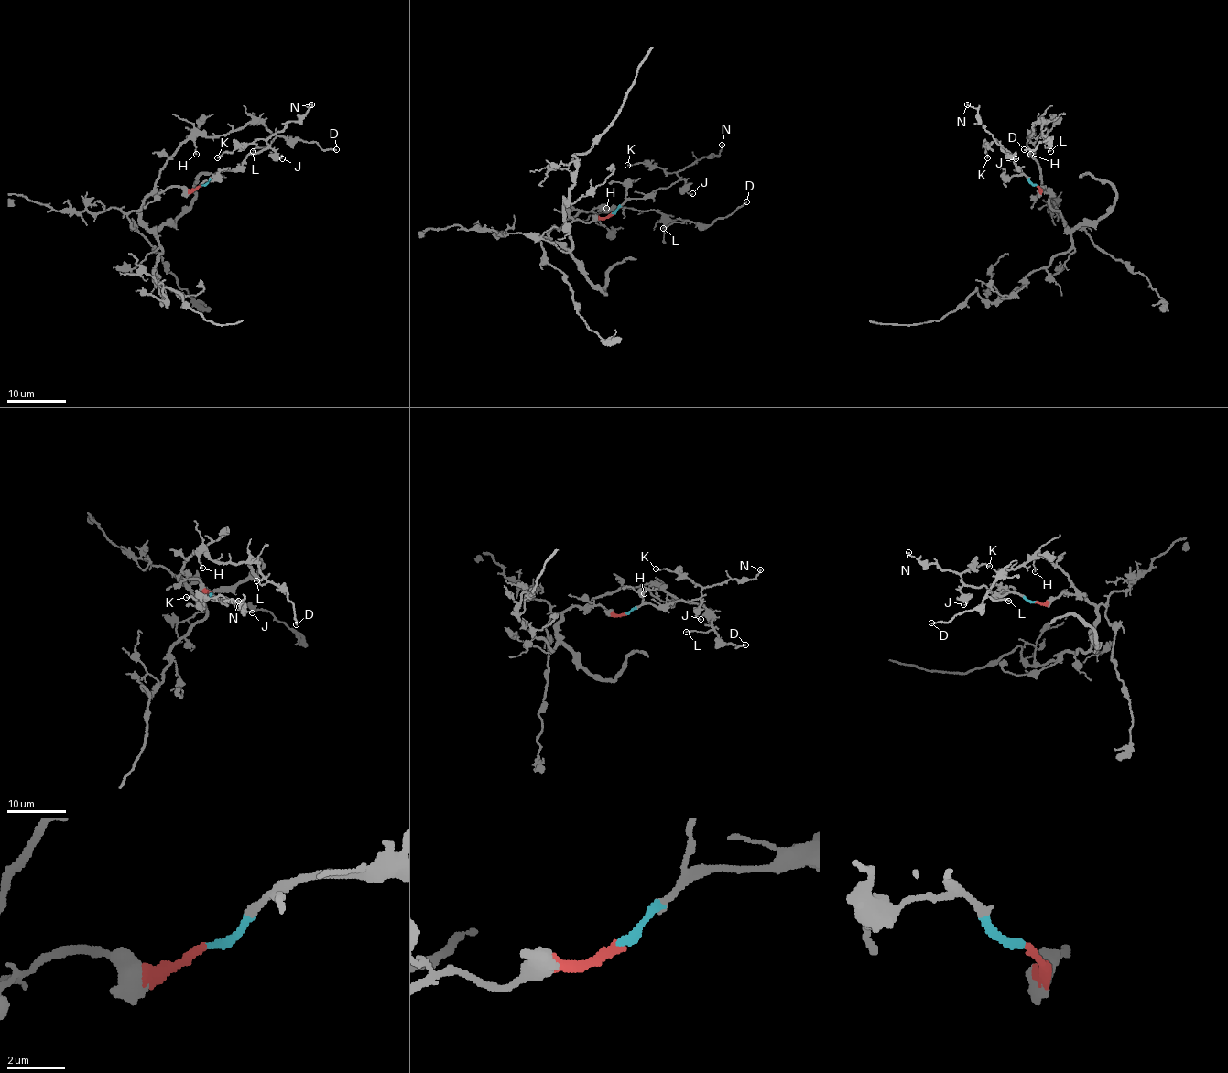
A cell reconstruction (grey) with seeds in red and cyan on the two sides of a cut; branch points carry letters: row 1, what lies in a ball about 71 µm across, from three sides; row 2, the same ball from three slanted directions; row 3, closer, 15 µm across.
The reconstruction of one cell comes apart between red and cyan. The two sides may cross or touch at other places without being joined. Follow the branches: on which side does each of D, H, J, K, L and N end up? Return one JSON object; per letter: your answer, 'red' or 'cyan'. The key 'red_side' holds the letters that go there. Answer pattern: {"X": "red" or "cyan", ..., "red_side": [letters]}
{"D": "red", "H": "red", "J": "cyan", "K": "cyan", "L": "red", "N": "cyan", "red_side": ["D", "H", "L"]}

